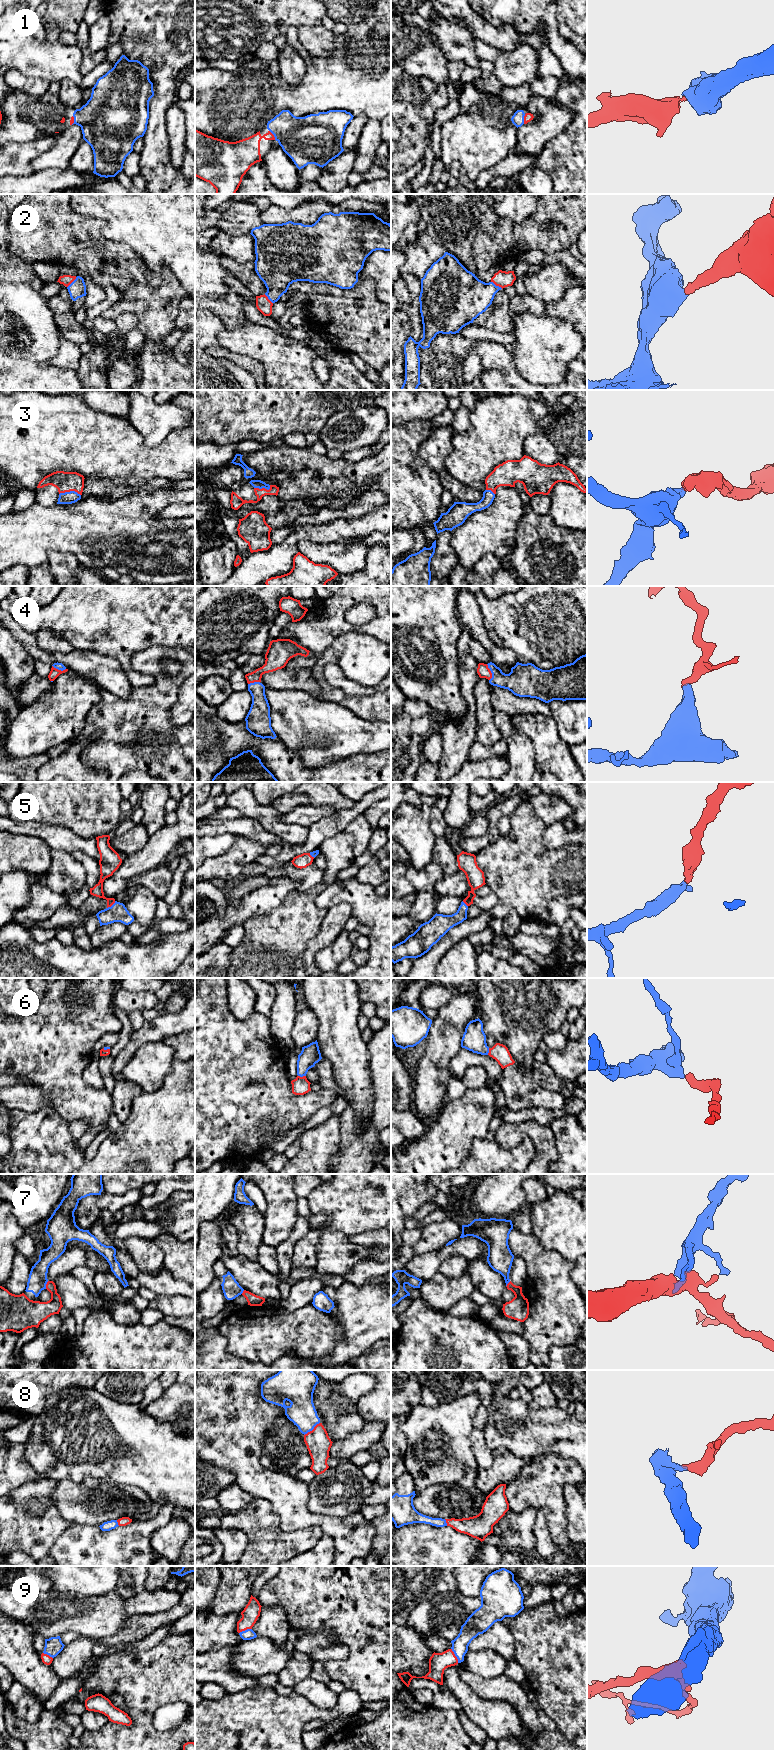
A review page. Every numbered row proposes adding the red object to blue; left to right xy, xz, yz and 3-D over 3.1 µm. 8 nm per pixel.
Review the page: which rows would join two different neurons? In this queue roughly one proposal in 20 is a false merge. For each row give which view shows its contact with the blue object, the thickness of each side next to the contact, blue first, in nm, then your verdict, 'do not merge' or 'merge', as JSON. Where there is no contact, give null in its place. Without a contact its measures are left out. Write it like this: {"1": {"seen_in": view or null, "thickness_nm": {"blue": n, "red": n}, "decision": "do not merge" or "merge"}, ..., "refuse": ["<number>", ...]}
{"1": {"seen_in": "yz", "thickness_nm": {"blue": 100, "red": 70}, "decision": "merge"}, "2": {"seen_in": "yz", "thickness_nm": {"blue": 340, "red": 130}, "decision": "merge"}, "3": {"seen_in": "xy", "thickness_nm": {"blue": 100, "red": 160}, "decision": "merge"}, "4": {"seen_in": "yz", "thickness_nm": {"blue": 220, "red": 100}, "decision": "merge"}, "5": {"seen_in": "xy", "thickness_nm": {"blue": 150, "red": 90}, "decision": "merge"}, "6": {"seen_in": "xz", "thickness_nm": {"blue": 160, "red": 140}, "decision": "merge"}, "7": {"seen_in": "xy", "thickness_nm": {"blue": 150, "red": 200}, "decision": "merge"}, "8": {"seen_in": "xz", "thickness_nm": {"blue": 220, "red": 200}, "decision": "merge"}, "9": {"seen_in": "yz", "thickness_nm": {"blue": 150, "red": 160}, "decision": "merge"}, "refuse": []}

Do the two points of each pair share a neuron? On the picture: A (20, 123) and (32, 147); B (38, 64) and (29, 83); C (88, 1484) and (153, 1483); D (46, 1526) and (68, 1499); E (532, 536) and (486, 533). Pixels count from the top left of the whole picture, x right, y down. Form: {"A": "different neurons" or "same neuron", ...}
{"A": "different neurons", "B": "different neurons", "C": "different neurons", "D": "different neurons", "E": "different neurons"}

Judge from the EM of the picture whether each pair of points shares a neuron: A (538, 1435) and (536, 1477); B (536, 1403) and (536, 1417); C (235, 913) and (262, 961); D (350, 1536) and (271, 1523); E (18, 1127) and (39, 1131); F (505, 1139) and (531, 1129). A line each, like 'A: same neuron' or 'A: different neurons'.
A: different neurons
B: different neurons
C: different neurons
D: different neurons
E: same neuron
F: same neuron

